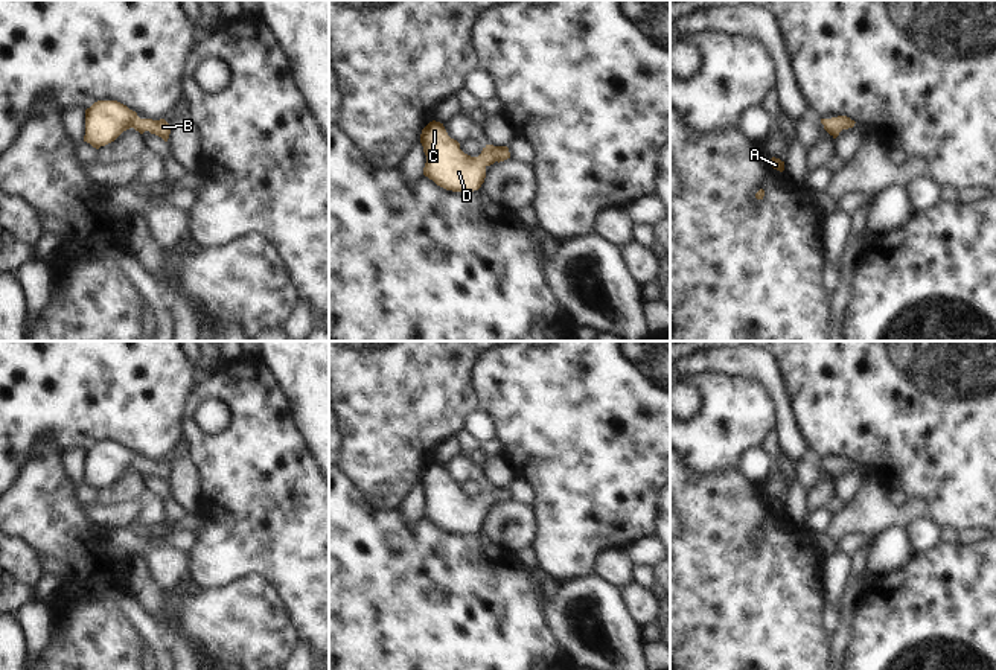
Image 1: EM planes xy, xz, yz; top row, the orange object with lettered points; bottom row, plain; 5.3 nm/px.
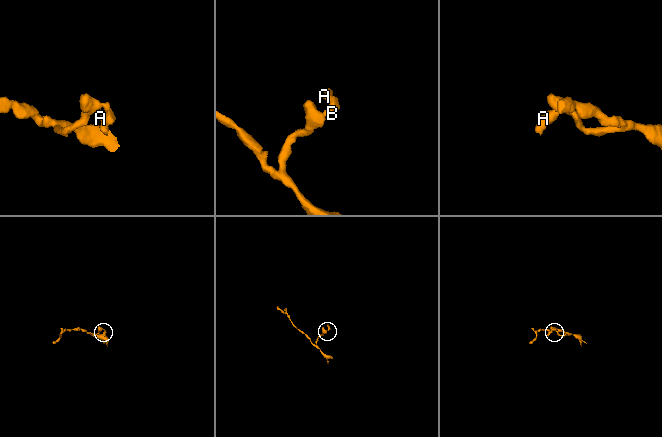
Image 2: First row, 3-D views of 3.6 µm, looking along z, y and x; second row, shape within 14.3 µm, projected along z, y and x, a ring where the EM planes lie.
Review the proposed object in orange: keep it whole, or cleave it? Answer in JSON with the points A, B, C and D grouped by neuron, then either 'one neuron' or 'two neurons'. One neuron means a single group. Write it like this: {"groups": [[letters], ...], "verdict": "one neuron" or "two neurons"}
{"groups": [["A", "B", "C", "D"]], "verdict": "one neuron"}

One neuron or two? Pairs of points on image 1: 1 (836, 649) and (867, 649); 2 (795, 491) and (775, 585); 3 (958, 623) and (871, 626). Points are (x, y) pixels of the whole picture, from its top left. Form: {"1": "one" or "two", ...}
{"1": "two", "2": "two", "3": "one"}

